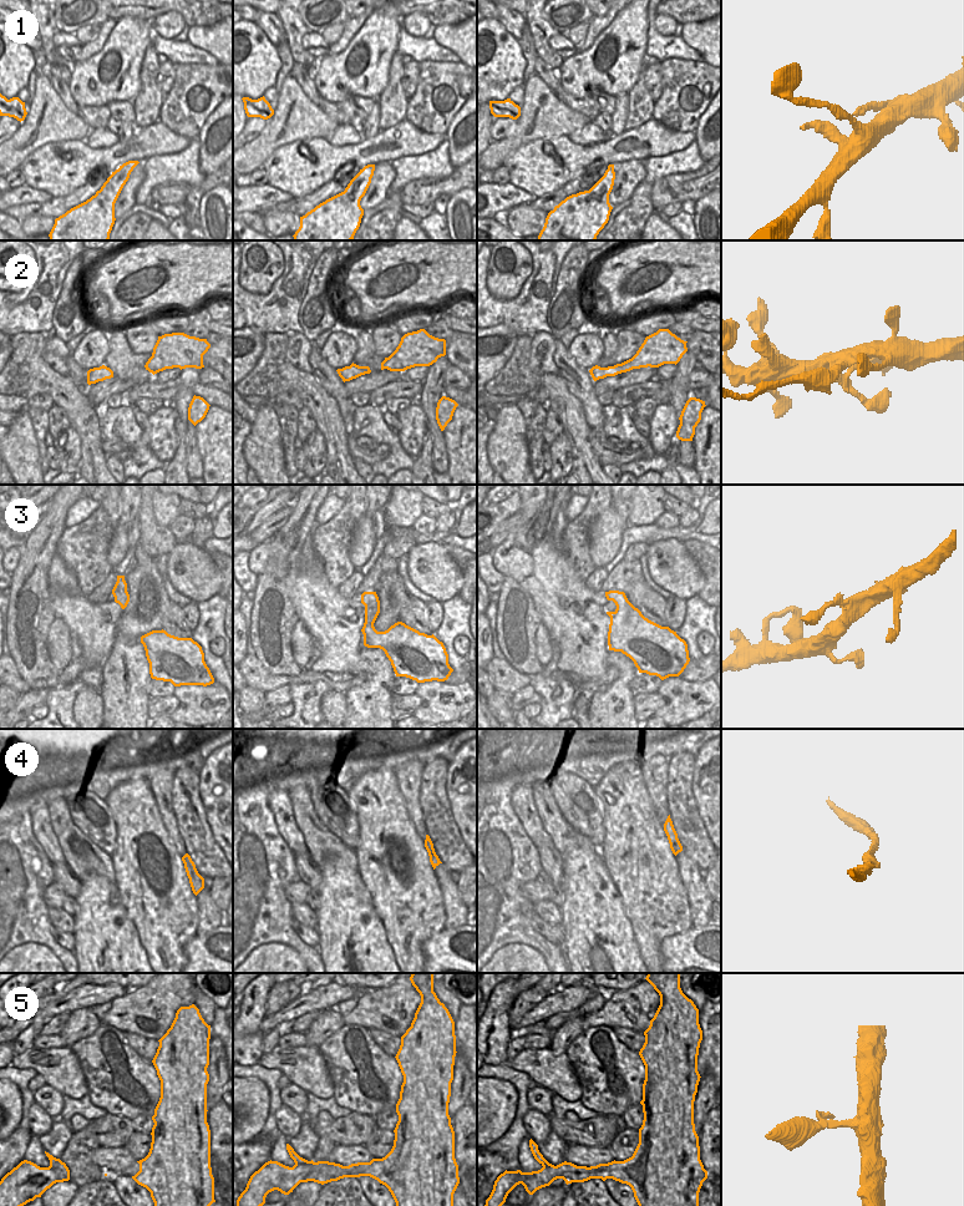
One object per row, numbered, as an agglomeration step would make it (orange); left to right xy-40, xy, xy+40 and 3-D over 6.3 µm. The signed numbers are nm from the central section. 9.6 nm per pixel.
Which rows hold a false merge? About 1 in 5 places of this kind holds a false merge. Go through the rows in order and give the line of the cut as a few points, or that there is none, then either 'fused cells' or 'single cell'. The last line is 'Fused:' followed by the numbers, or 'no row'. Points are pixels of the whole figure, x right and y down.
1: cut none; single cell
2: cut xy+40 (604, 368), (607, 375); fused cells
3: cut none; single cell
4: cut none; single cell
5: cut none; single cell
Fused: 2

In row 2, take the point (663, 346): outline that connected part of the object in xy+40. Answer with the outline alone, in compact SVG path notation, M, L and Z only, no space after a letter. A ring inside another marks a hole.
M659 329L656 333L645 338L636 354L614 366L604 370L607 376L615 376L621 373L640 368L659 368L664 364L678 364L688 351L686 343L673 334L669 329Z

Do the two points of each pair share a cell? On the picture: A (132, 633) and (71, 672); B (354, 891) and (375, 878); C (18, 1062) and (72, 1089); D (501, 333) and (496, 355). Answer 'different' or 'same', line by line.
A: different
B: different
C: same
D: same

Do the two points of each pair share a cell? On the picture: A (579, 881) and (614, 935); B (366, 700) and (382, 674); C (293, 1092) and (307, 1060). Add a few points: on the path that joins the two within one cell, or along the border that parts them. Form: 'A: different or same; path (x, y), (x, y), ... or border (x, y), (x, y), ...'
A: same; path (589, 895), (592, 912), (600, 921)
B: same; path (374, 695), (378, 682)
C: different; border (290, 1083), (305, 1093)

